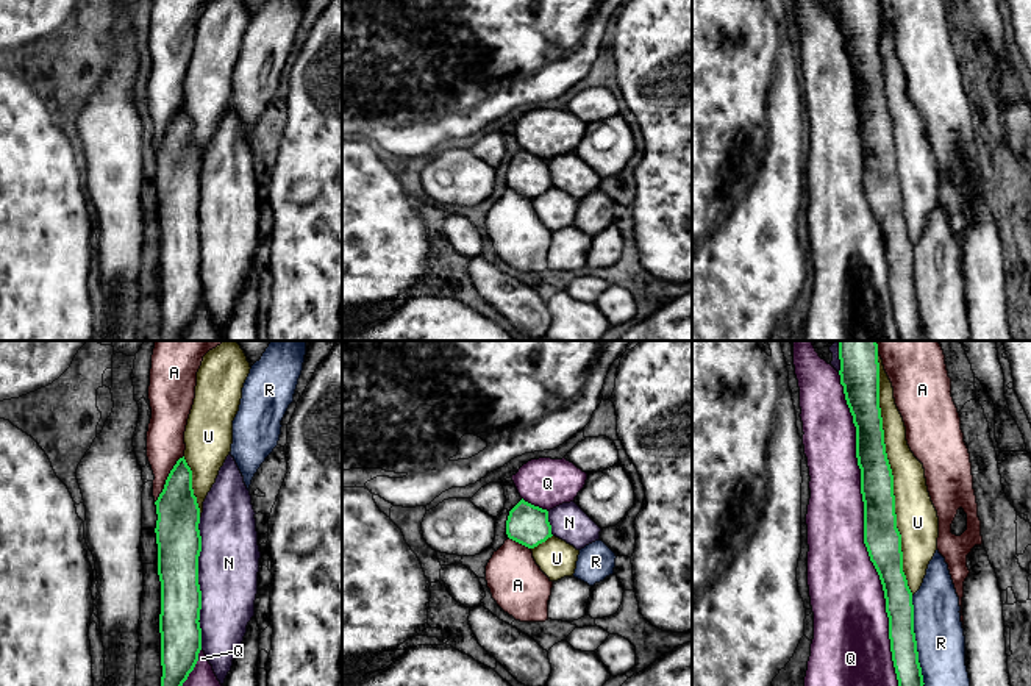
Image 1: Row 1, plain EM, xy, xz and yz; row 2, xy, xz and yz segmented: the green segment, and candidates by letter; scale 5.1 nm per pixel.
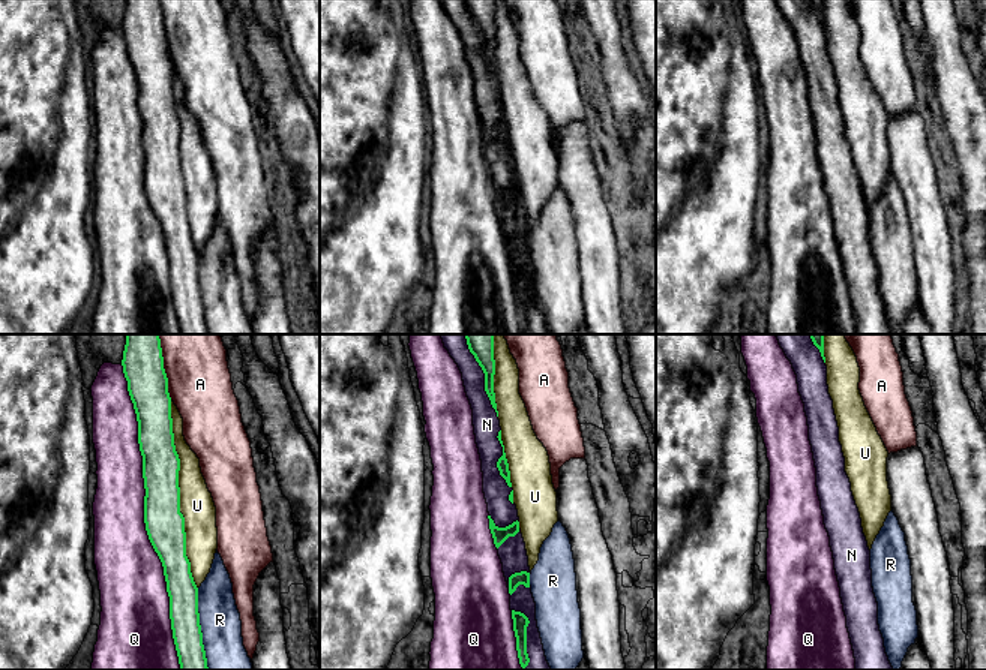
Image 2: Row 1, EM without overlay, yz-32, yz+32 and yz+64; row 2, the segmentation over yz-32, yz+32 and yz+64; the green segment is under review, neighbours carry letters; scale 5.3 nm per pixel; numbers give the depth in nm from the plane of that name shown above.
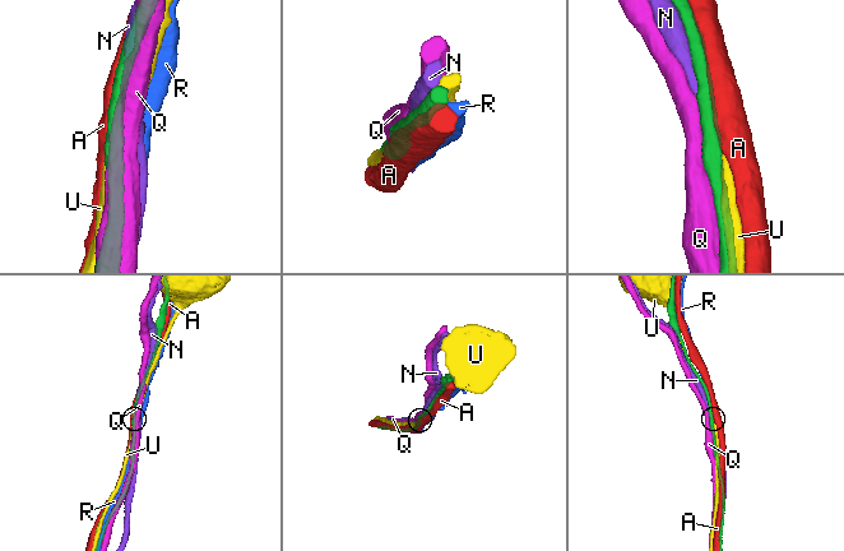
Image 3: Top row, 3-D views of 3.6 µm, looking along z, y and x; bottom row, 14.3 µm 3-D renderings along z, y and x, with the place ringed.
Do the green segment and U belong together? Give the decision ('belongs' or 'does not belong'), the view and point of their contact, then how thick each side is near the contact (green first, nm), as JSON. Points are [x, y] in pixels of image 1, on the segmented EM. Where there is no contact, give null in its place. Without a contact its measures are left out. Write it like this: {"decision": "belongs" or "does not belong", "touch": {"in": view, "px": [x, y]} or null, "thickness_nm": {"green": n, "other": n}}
{"decision": "does not belong", "touch": {"in": "yz", "px": [891, 474]}, "thickness_nm": {"green": 180, "other": 200}}

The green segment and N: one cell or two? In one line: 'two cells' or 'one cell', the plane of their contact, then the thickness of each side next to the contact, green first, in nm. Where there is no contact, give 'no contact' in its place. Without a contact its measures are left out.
two cells; meets green in xy; 220 nm thick on the green side, 320 nm on the other

